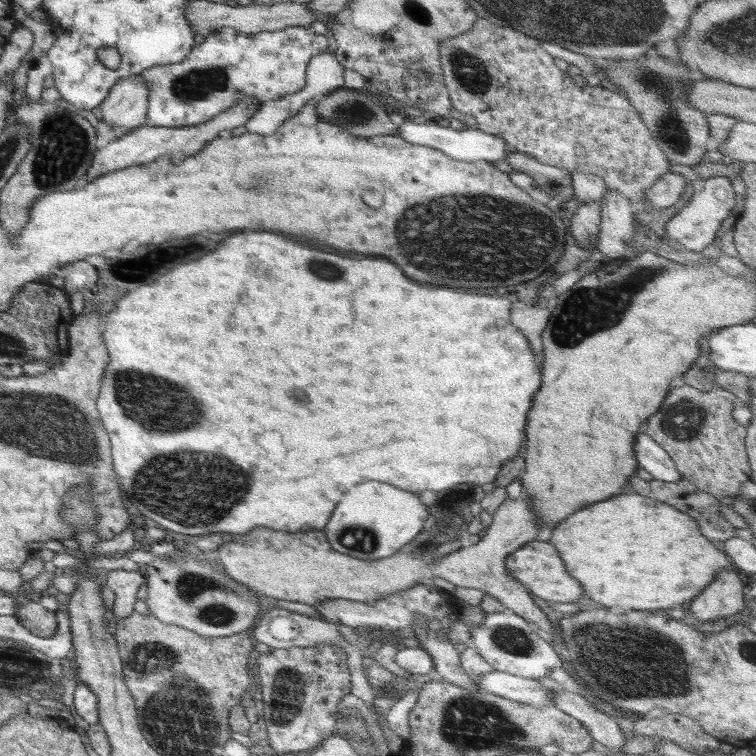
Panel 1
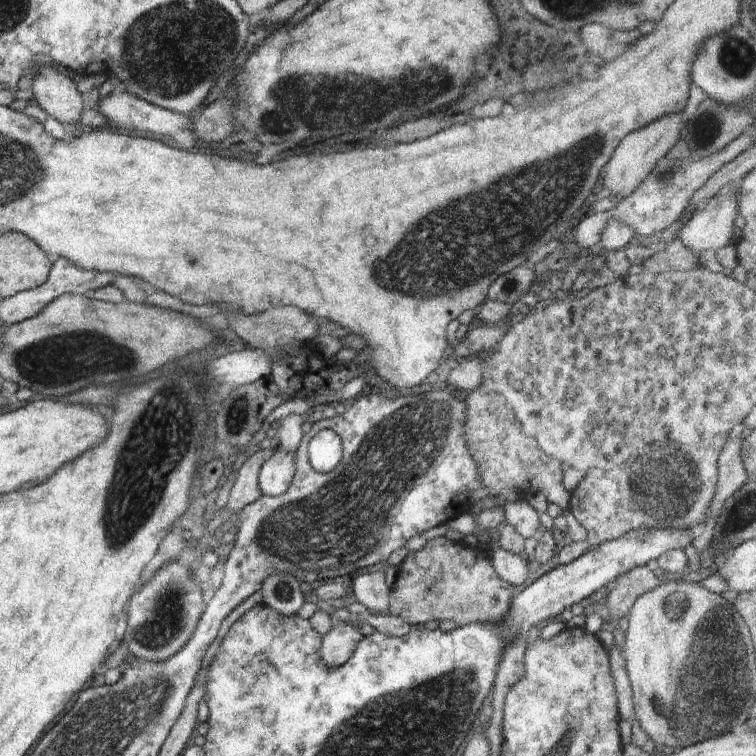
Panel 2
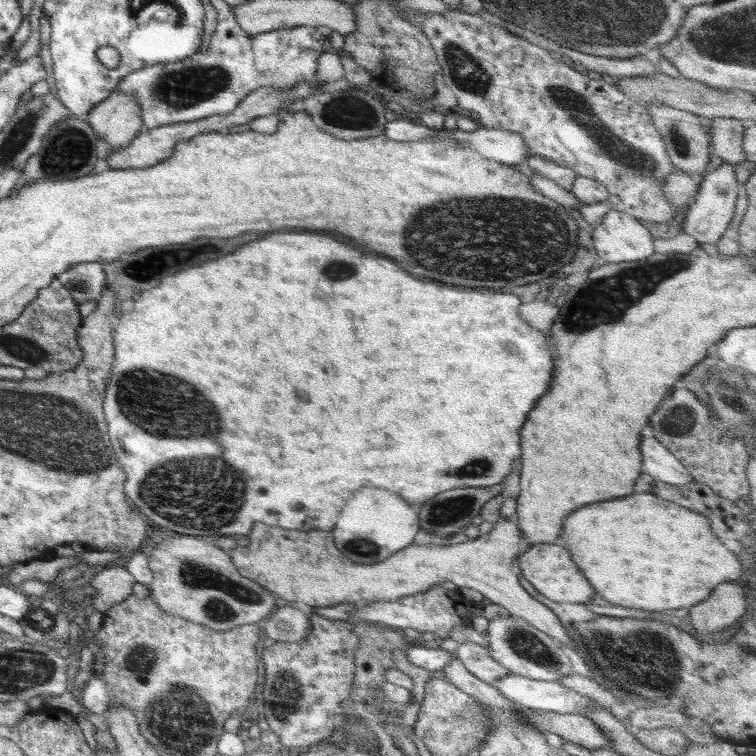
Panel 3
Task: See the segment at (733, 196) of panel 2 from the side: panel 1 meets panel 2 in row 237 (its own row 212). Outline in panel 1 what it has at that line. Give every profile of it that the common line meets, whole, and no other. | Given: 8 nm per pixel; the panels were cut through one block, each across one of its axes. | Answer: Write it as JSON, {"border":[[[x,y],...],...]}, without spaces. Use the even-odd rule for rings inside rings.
{"border":[[[710,177],[705,180],[702,191],[694,193],[688,204],[665,224],[662,237],[670,236],[676,239],[681,245],[678,247],[679,250],[702,252],[718,240],[717,233],[720,232],[722,222],[732,215],[734,206],[736,206],[736,192],[728,177]]]}

